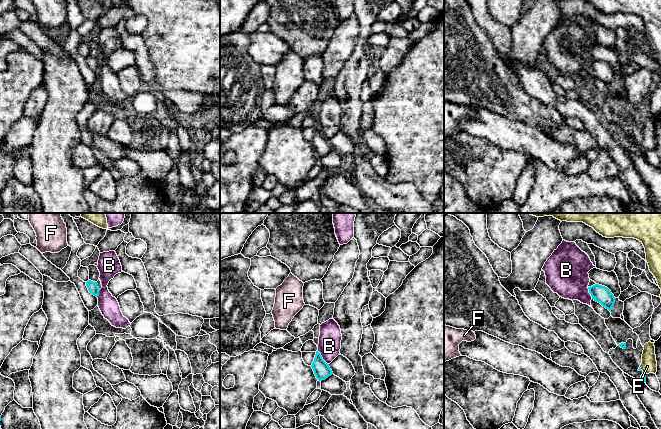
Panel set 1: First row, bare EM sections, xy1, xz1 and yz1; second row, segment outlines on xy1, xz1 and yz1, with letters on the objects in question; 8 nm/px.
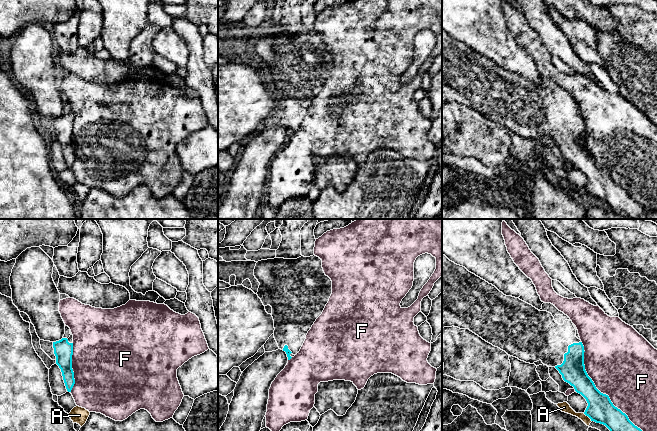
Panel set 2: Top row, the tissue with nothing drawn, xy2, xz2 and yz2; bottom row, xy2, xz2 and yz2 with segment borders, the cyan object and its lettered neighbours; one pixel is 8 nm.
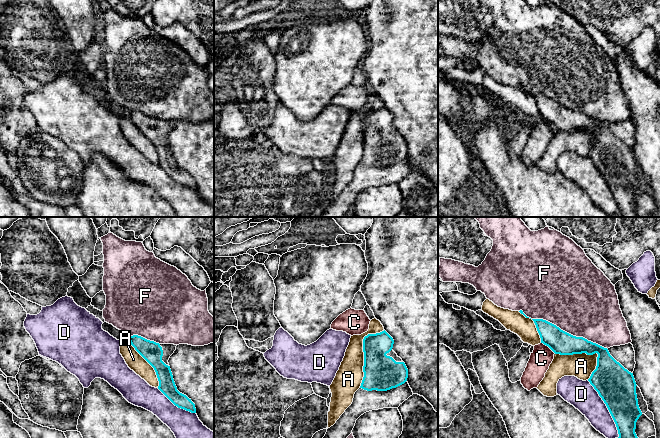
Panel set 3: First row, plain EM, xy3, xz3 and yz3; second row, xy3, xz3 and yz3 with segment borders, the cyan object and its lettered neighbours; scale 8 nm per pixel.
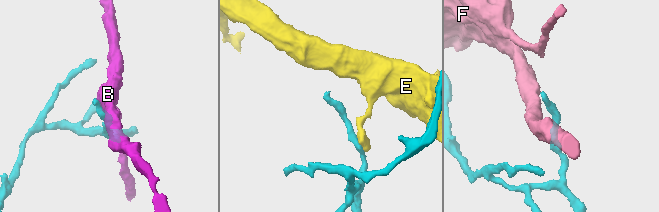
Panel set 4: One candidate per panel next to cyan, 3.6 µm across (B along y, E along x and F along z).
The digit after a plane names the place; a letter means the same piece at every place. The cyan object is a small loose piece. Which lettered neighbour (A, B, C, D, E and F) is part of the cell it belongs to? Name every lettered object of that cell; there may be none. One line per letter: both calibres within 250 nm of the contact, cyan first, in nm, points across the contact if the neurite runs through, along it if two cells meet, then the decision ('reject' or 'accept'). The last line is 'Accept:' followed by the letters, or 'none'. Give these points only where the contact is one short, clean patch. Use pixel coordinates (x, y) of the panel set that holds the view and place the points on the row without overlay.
A: 280/220 nm | reject
B: 130/180 nm | reject
C: 190/170 nm | along yz3 (541, 118), (555, 129) | reject
D: 300/220 nm | reject
E: 20/130 nm | along yz1 (639, 143), (642, 146) | reject
F: 220/480 nm | reject
Accept: none

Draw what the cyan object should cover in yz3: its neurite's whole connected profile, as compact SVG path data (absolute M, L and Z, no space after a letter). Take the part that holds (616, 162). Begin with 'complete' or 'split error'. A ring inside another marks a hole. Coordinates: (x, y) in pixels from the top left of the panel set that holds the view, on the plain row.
complete; M532 95L541 114L555 130L598 130L596 145L588 157L606 180L618 206L621 217L640 217L635 209L636 198L642 191L636 170L633 149L625 145L604 124L583 113L573 112L556 101Z

